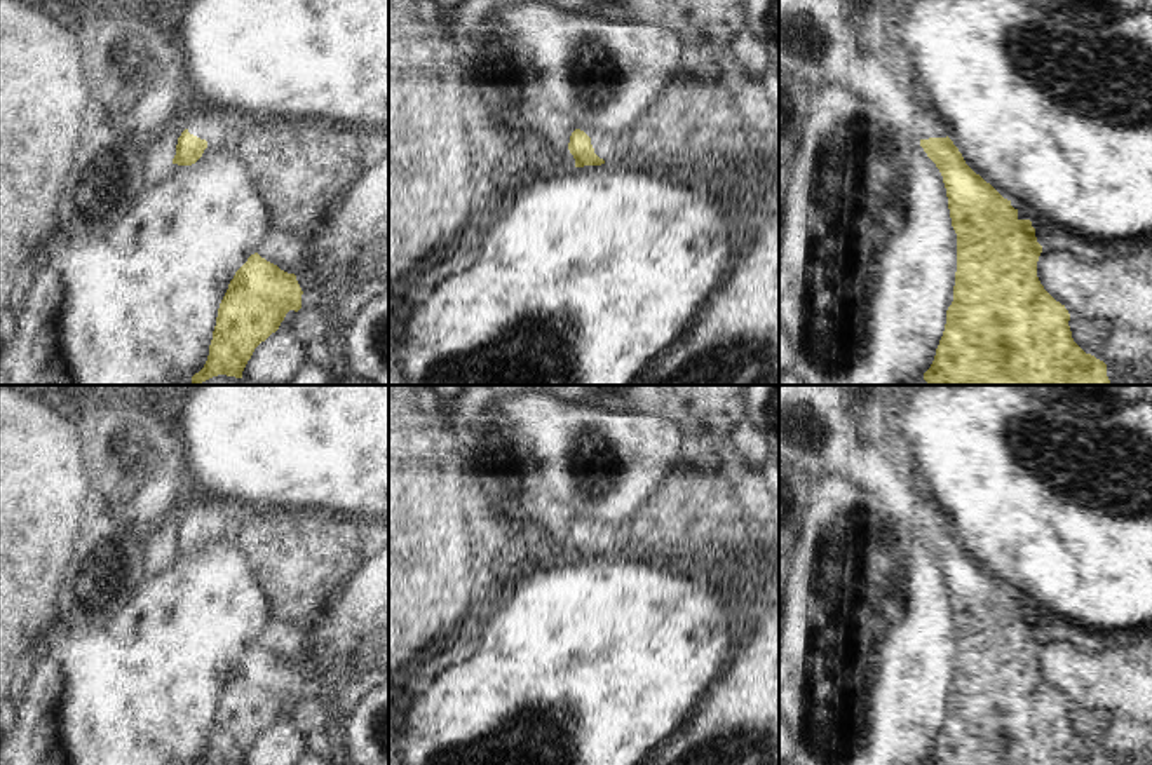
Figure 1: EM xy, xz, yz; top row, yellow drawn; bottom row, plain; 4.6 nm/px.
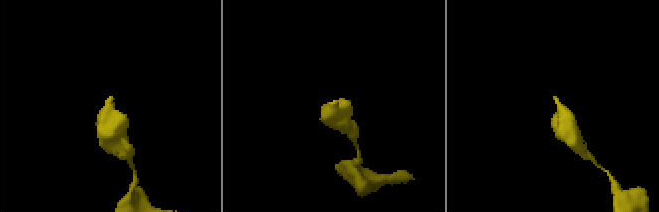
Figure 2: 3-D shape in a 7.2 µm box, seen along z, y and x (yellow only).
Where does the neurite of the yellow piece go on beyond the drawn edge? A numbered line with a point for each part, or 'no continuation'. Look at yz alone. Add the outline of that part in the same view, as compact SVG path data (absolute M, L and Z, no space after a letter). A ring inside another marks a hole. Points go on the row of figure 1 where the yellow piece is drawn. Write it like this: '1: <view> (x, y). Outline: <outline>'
1: yz (818, 42). Outline: M779 0L779 66L800 78L809 94L823 87L847 87L856 96L875 103L887 122L915 139L946 138L945 122L922 122L903 91L903 73L892 70L871 52L863 51L856 31L856 7L849 0Z

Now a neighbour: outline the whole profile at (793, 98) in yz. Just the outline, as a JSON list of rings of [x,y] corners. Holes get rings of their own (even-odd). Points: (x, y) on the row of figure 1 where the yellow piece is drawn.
[[[779,66],[779,237],[784,225],[791,166],[800,150],[809,113],[810,94],[805,84]]]

